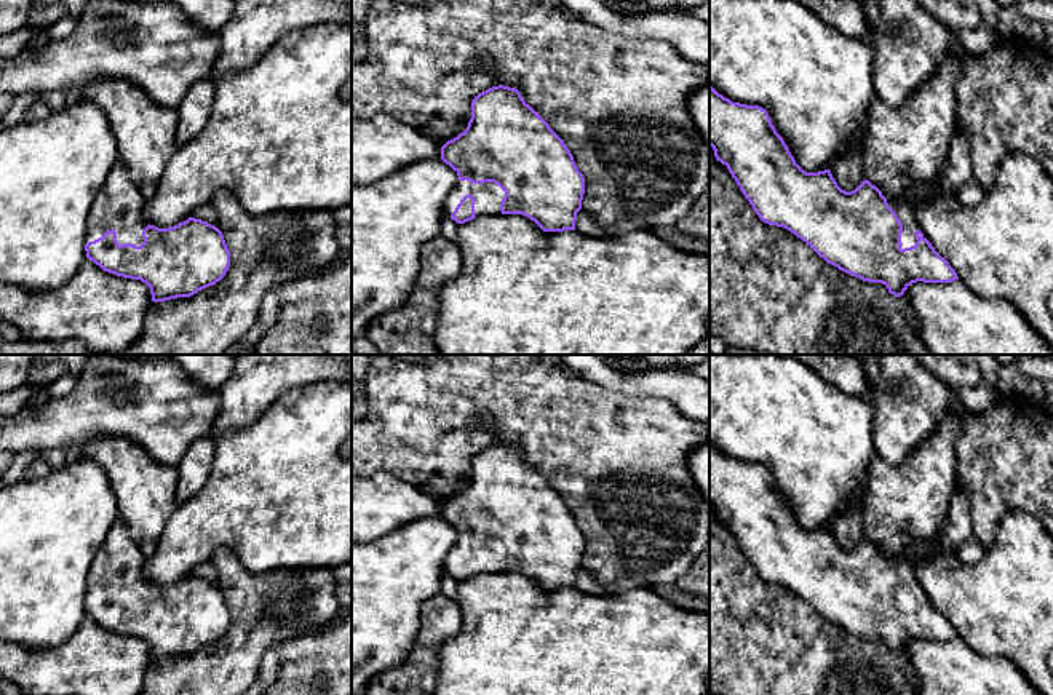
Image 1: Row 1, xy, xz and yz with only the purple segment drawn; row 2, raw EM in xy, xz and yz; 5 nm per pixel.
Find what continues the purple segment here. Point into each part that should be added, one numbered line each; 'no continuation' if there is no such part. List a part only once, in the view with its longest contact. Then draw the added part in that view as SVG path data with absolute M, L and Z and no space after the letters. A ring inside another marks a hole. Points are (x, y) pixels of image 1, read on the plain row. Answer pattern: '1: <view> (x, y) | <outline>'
1: yz (905, 567) | M895 554L887 556L887 561L896 570L903 583L901 607L914 604L917 601L914 590L920 588L924 591L914 570L916 566L920 562L920 558L912 559L912 558L900 558L898 554ZM925 591L924 596L927 596Z

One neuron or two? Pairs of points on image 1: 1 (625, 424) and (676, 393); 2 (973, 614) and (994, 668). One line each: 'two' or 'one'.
1: two
2: two

